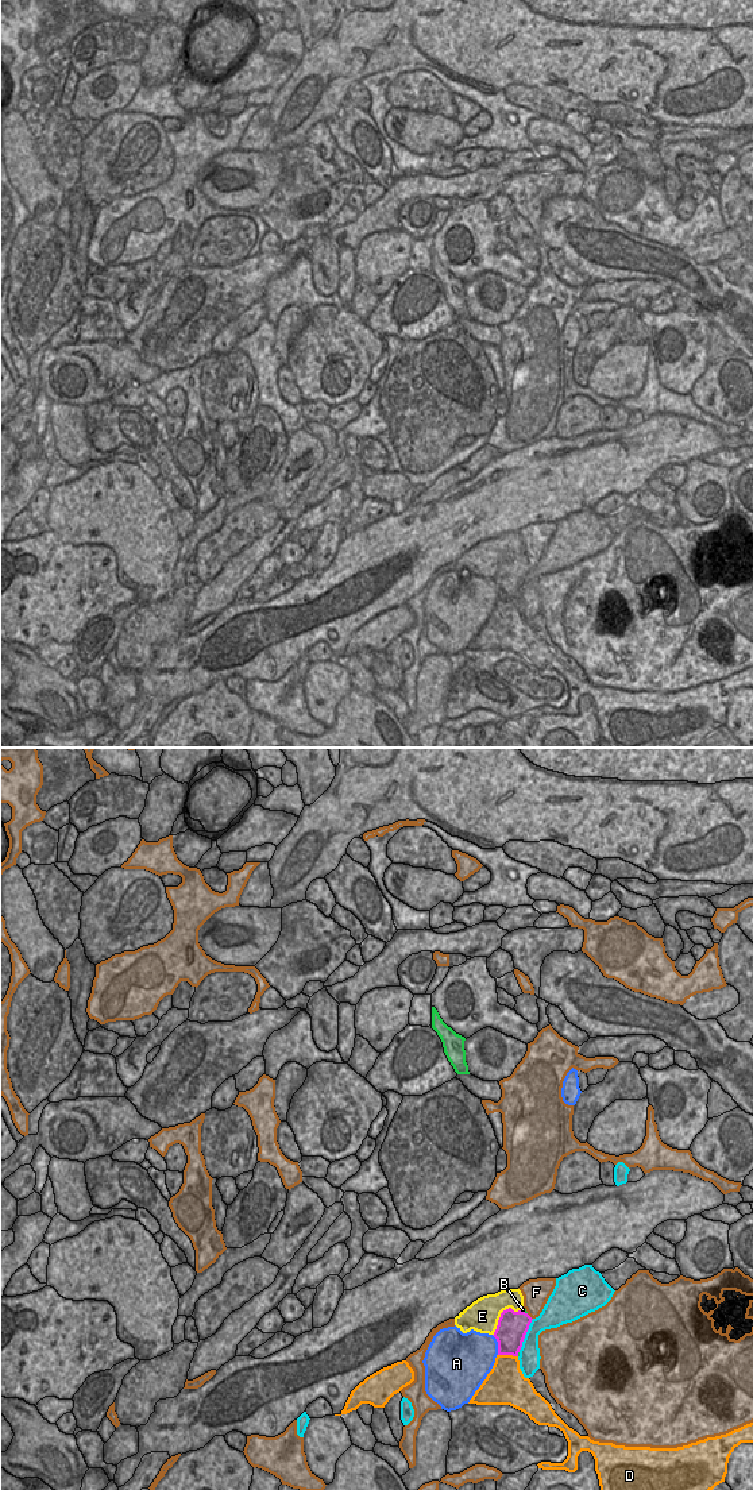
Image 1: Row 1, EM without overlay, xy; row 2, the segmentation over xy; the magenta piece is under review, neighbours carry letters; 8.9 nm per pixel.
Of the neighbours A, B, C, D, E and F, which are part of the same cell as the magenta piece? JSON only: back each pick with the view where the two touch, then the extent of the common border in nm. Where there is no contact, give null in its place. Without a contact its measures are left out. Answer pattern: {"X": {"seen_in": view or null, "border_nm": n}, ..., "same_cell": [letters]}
{"same_cell": []}

